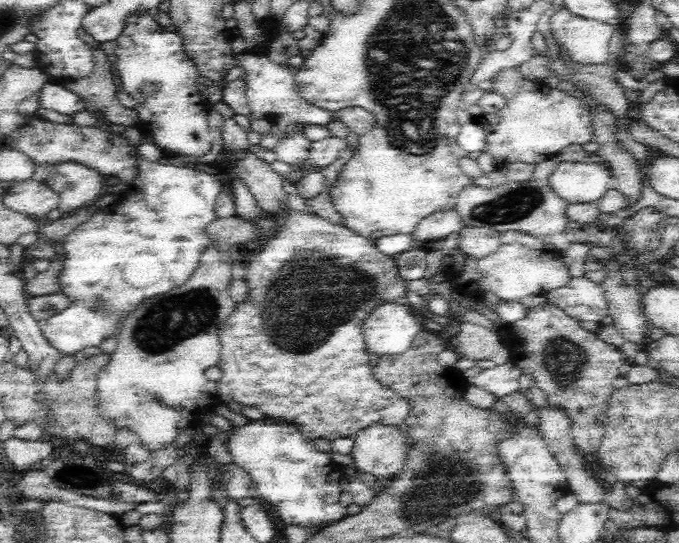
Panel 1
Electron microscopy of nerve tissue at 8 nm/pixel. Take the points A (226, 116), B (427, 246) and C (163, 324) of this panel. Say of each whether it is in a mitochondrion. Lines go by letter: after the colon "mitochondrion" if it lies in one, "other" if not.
A: other
B: other
C: mitochondrion

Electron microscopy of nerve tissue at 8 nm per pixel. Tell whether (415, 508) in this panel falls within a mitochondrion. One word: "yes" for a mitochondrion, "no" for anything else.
yes

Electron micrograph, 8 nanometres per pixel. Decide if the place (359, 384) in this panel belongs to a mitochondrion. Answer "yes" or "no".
no

